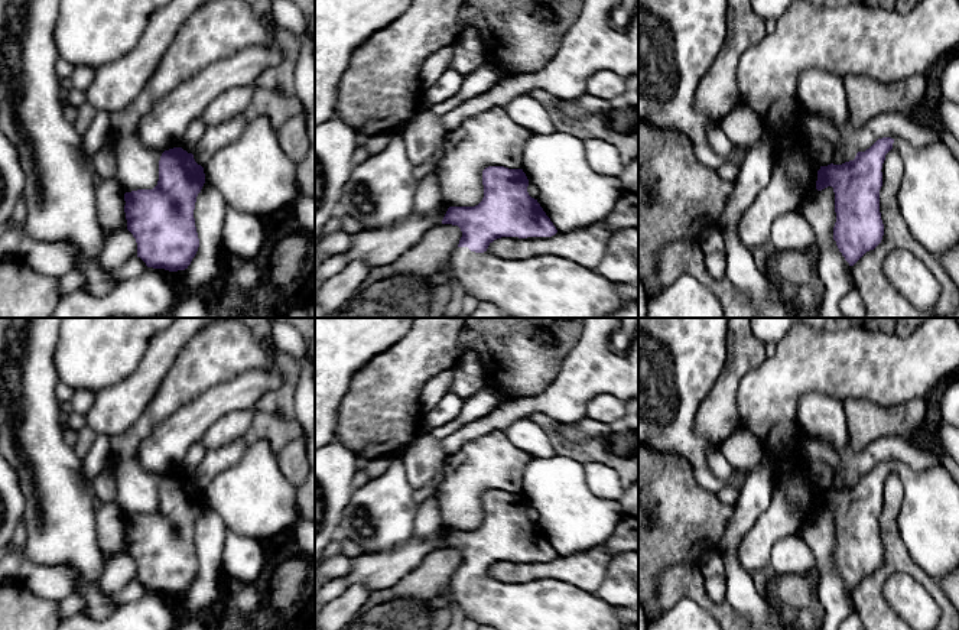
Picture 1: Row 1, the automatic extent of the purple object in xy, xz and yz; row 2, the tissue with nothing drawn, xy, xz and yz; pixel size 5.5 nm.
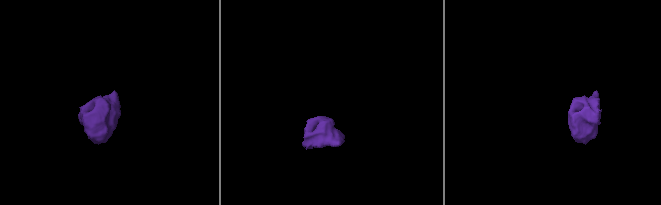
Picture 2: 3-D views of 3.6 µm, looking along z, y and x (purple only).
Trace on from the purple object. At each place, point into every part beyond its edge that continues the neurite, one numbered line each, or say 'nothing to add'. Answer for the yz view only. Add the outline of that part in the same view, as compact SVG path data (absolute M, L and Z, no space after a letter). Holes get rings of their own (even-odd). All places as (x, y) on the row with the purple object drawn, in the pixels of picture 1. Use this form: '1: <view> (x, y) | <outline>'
1: yz (929, 192) | M897 139L893 147L903 160L903 181L897 194L903 220L911 236L929 253L940 256L959 241L959 162L942 140L914 147Z

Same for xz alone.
1: xz (543, 286) | M456 247L451 257L451 273L465 293L480 302L494 303L505 318L605 318L633 302L617 292L617 283L596 270L560 256L501 259L490 251L475 253L468 247Z

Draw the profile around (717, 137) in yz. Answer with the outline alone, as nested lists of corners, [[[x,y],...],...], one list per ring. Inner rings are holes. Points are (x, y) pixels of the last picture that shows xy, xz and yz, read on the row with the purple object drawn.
[[[719,127],[708,129],[708,142],[721,156],[728,156],[738,149]]]

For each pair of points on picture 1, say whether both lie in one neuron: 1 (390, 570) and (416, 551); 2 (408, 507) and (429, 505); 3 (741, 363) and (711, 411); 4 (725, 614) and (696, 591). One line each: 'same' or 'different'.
1: same
2: different
3: same
4: same

